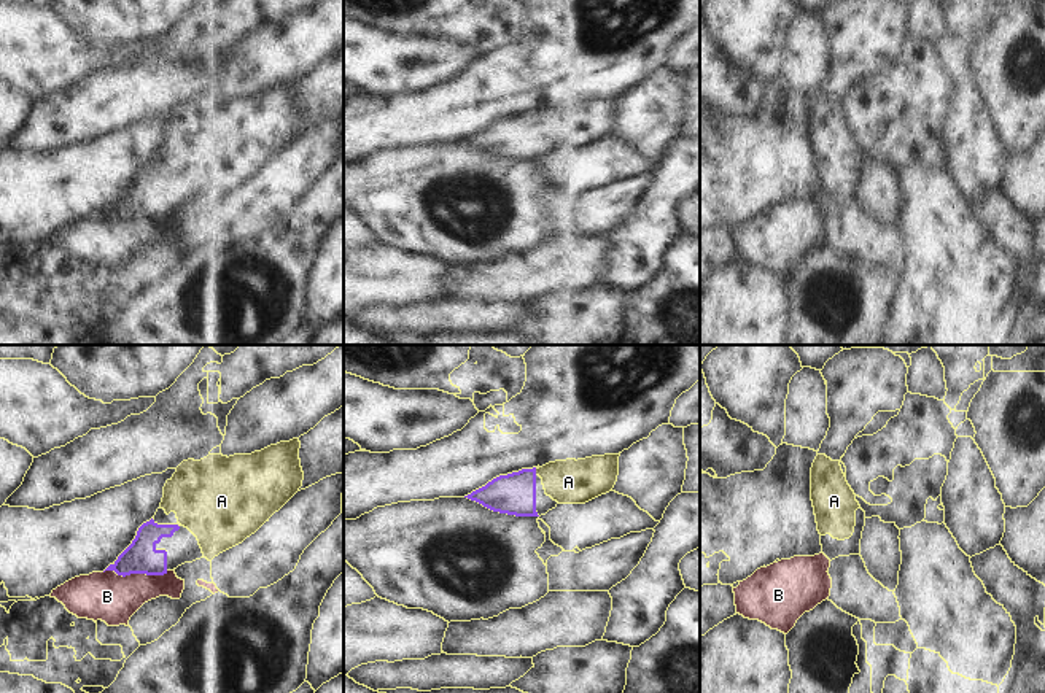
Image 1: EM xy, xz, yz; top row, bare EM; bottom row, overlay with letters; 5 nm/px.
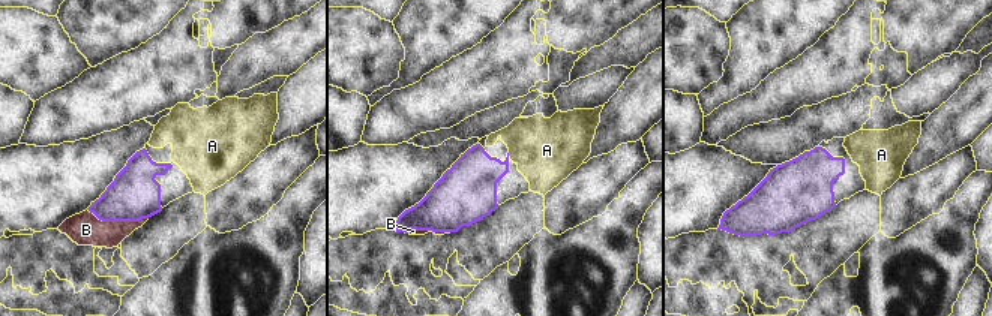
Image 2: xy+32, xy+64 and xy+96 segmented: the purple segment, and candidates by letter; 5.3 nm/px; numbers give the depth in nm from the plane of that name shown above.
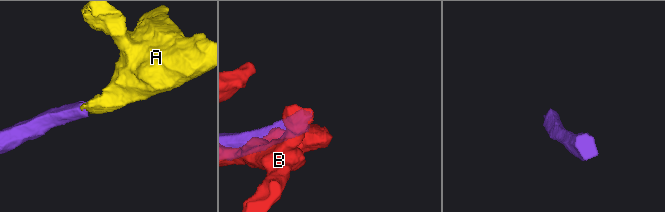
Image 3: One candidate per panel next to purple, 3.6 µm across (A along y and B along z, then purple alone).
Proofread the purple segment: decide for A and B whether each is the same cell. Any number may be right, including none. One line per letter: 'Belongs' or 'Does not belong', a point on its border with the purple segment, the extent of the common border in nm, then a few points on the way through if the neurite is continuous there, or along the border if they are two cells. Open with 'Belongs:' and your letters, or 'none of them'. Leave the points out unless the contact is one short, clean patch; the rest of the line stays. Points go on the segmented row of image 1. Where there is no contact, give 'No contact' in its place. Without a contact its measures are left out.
Belongs: A
A: Belongs. Touches purple at xz (535, 472). Shared border 30 nm. Path across: xz (514, 493), (535, 472), (549, 472), (568, 482)
B: Does not belong. Touches purple at xy (135, 572). Shared border 320 nm.

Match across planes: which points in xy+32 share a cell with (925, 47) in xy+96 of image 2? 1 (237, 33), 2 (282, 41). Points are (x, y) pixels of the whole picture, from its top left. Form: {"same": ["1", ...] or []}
{"same": ["1"]}

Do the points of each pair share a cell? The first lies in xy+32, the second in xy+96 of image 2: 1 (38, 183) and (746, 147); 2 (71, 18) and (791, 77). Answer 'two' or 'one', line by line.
1: two
2: two

